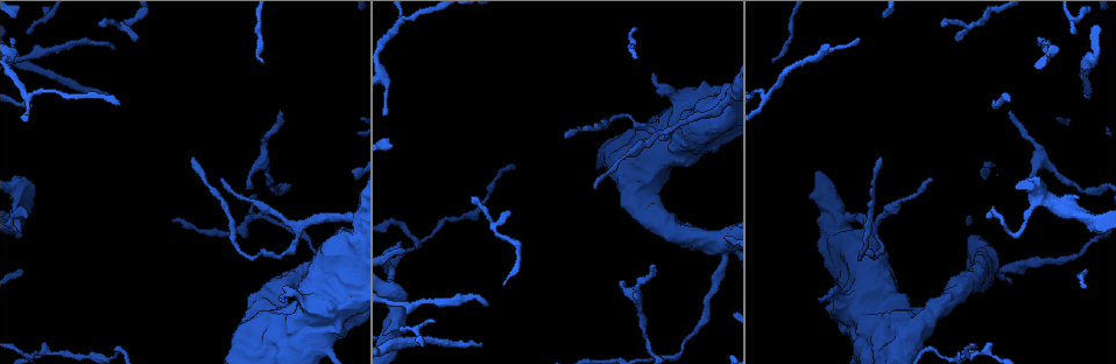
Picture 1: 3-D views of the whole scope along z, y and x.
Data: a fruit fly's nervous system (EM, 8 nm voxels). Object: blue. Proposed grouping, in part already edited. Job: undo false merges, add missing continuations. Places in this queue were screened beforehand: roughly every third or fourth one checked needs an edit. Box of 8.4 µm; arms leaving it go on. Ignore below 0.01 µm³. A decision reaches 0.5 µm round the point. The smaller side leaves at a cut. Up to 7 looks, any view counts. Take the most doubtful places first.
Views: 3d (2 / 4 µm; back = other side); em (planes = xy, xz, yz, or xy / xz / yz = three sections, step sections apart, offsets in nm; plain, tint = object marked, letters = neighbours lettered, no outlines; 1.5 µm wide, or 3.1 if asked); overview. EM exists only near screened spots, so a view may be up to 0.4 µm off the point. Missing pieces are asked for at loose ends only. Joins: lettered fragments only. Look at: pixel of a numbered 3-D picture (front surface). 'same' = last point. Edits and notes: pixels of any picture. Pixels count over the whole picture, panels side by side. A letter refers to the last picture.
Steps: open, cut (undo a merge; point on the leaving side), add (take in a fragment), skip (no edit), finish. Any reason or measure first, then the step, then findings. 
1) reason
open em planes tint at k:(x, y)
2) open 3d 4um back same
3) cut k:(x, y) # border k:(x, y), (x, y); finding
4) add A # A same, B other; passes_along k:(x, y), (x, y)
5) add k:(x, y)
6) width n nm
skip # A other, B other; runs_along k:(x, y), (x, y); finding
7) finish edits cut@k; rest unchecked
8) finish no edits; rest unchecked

branch stops here
open em xz step 4 letters at 1:(397, 242)

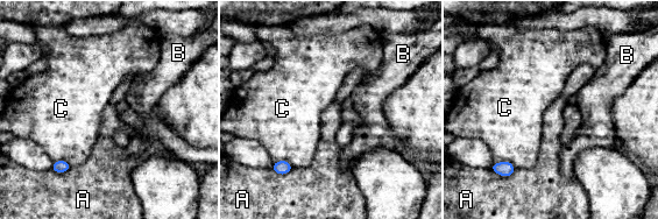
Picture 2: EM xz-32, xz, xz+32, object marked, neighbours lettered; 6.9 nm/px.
cut it another way
open em planes letters same

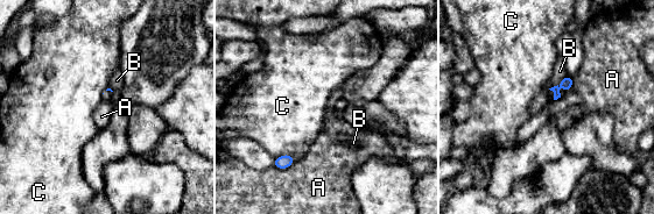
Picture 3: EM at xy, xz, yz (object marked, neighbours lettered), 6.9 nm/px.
longest_contact B 160 nm
skip # A other, B other, C other; border 3:(275, 158), (290, 155), (295, 161); no lettered fragment goes on from it

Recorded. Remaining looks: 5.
open 3d 4um back at 1:(819, 301)

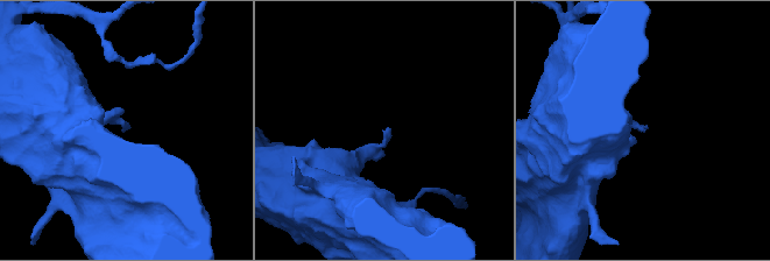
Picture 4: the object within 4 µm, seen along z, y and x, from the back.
need the tissue
open em xy step 4 tint at 4:(390, 132)

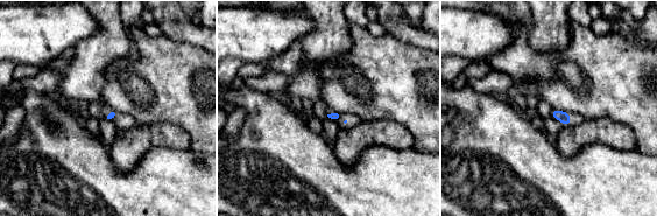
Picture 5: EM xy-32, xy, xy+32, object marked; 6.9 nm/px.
open em planes letters same

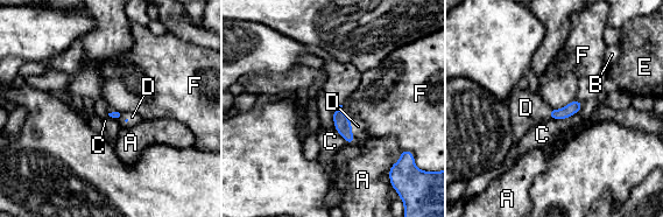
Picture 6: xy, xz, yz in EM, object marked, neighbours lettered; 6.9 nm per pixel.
longest_contact C 240 nm
add D # A other, B other, C other, D same, E other, F other; passes_along 6:(343, 124), (350, 127), (358, 126); it goes on there

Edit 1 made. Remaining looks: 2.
an open end
open em planes tint at 1:(947, 24)

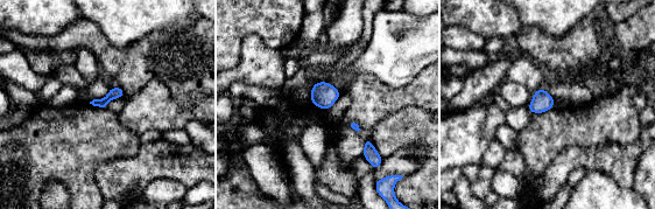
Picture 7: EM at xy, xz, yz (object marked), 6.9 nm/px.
see the neighbours
open em planes letters same

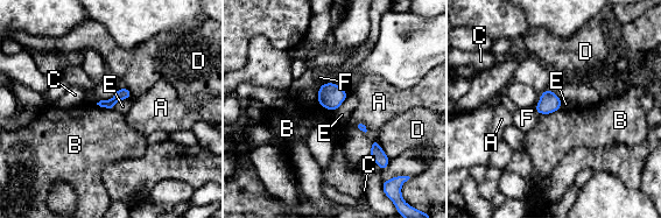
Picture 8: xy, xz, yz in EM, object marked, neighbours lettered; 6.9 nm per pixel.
width 80 nm; longest_contact E 160 nm
skip # A other, B other, C other, D other, E other, F other; none of them fits

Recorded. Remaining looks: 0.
finish edits add@6; rest unchecked

